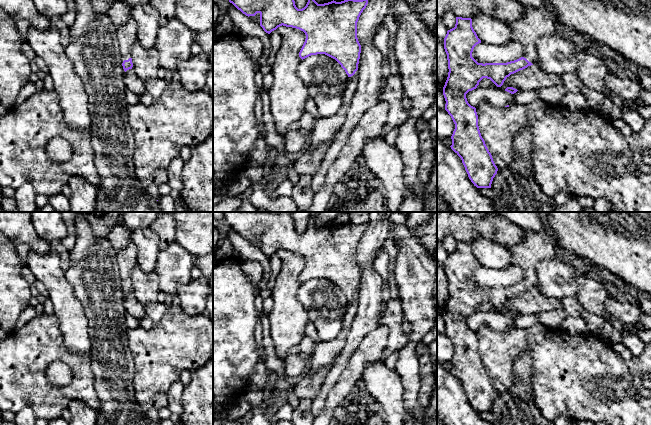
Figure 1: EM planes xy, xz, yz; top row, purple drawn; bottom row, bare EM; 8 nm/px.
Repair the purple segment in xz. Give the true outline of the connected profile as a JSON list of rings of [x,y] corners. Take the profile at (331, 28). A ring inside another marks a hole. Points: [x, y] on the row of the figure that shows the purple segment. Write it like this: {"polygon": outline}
{"polygon": [[[229,0],[238,10],[240,10],[246,16],[255,16],[260,14],[260,26],[263,30],[270,34],[280,26],[292,27],[303,31],[306,35],[305,42],[299,52],[299,57],[303,60],[311,55],[325,54],[335,59],[348,75],[348,84],[343,94],[342,105],[336,114],[328,117],[318,117],[310,139],[308,147],[316,149],[317,147],[324,145],[331,140],[341,125],[344,123],[352,98],[357,89],[357,76],[355,72],[358,70],[358,64],[361,53],[361,45],[357,38],[357,22],[363,10],[368,4],[368,0],[344,0],[341,2],[331,1],[324,4],[318,4],[315,0],[308,0],[306,6],[302,9],[298,9],[294,0]]]}

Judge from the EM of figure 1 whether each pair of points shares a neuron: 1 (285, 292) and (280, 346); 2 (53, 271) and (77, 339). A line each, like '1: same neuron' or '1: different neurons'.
1: same neuron
2: same neuron

